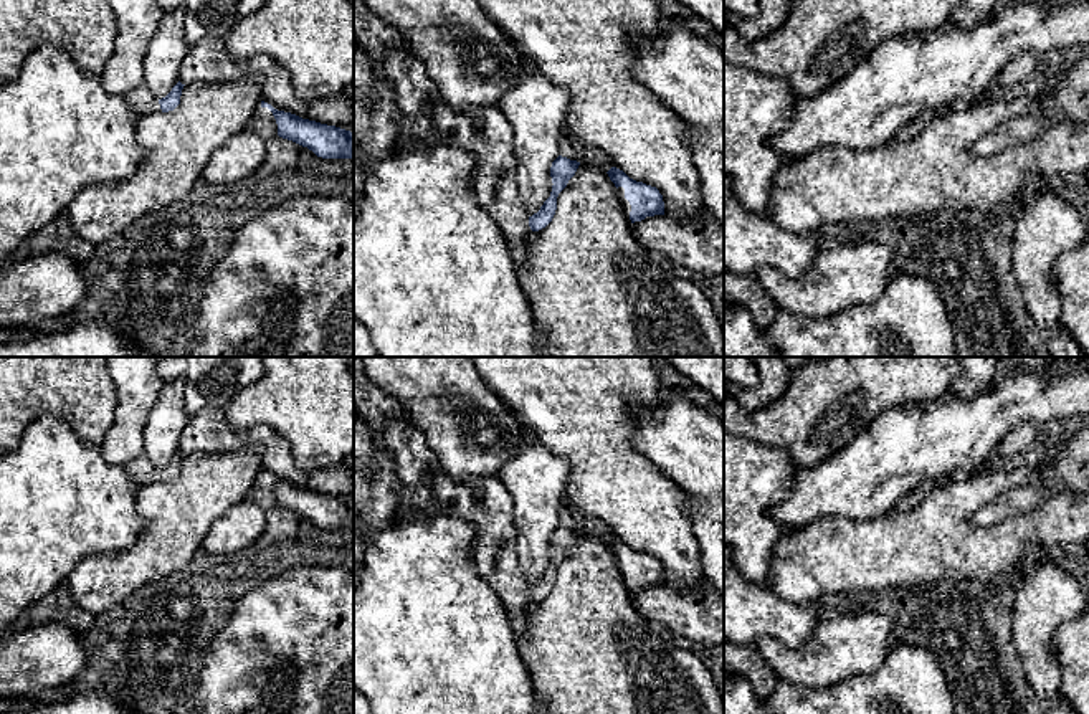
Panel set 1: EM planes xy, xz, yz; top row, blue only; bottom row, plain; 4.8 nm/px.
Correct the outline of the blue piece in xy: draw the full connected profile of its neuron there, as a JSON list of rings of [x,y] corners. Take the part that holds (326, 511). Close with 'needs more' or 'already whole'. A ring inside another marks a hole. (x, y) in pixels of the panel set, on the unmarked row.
[[[261,471],[261,478],[273,483],[279,507],[307,517],[322,529],[354,529],[354,504],[350,501],[278,481],[264,471]]] | already whole

